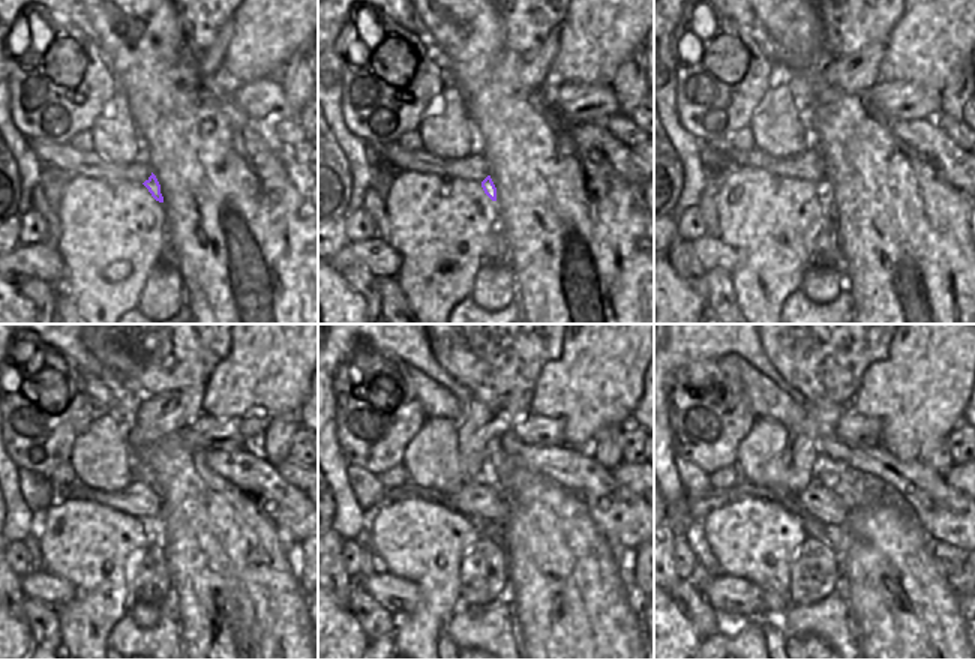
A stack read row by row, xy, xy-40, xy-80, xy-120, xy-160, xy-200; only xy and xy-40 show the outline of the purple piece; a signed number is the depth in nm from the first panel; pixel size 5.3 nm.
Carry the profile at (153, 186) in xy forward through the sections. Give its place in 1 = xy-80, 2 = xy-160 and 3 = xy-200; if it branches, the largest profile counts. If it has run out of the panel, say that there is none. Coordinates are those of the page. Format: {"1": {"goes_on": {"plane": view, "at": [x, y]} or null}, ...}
{"1": {"goes_on": {"plane": "xy-80", "at": [824, 188]}}, "2": {"goes_on": {"plane": "xy-160", "at": [488, 528]}}, "3": {"goes_on": {"plane": "xy-200", "at": [837, 537]}}}

